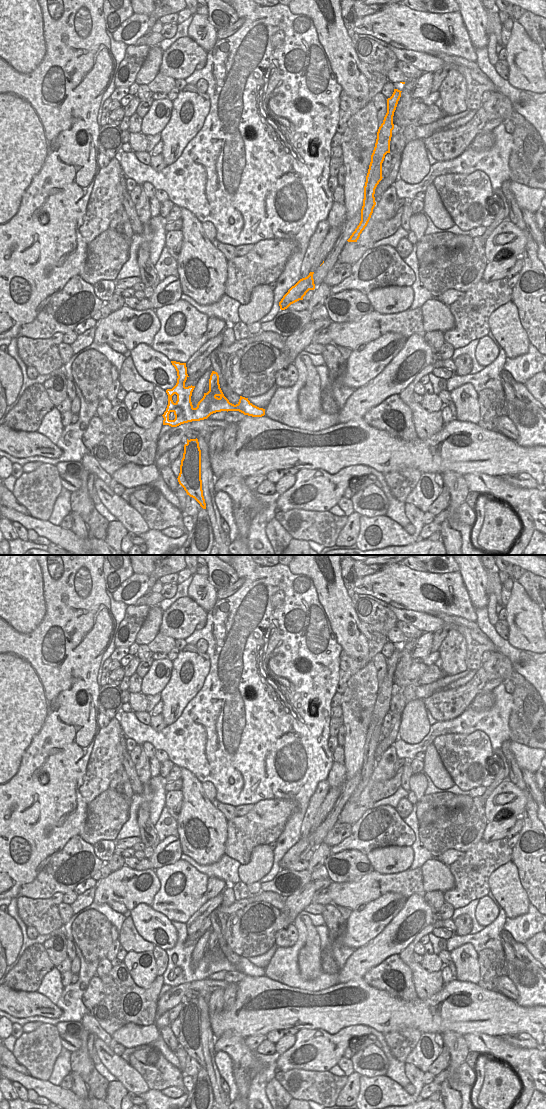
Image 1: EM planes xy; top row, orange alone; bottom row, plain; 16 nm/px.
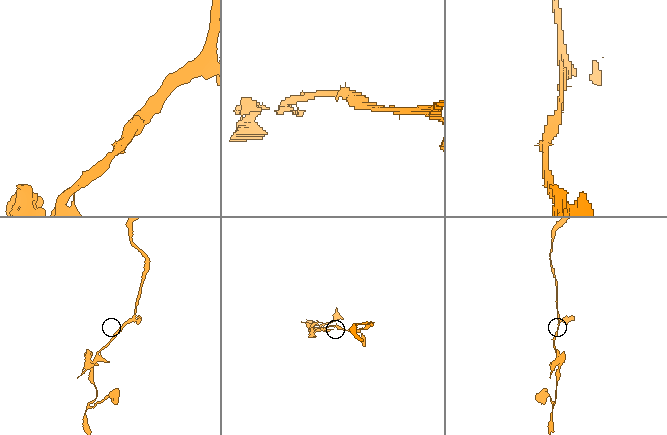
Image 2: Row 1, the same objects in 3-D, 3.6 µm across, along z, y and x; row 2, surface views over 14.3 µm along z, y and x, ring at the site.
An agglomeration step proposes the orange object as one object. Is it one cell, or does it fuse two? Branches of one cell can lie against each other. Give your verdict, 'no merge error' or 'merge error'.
merge error

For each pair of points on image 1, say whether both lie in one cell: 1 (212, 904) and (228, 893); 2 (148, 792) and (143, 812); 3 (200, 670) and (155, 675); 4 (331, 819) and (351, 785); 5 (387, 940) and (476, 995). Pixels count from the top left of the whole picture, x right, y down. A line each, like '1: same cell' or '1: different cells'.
1: different cells
2: same cell
3: different cells
4: same cell
5: different cells

